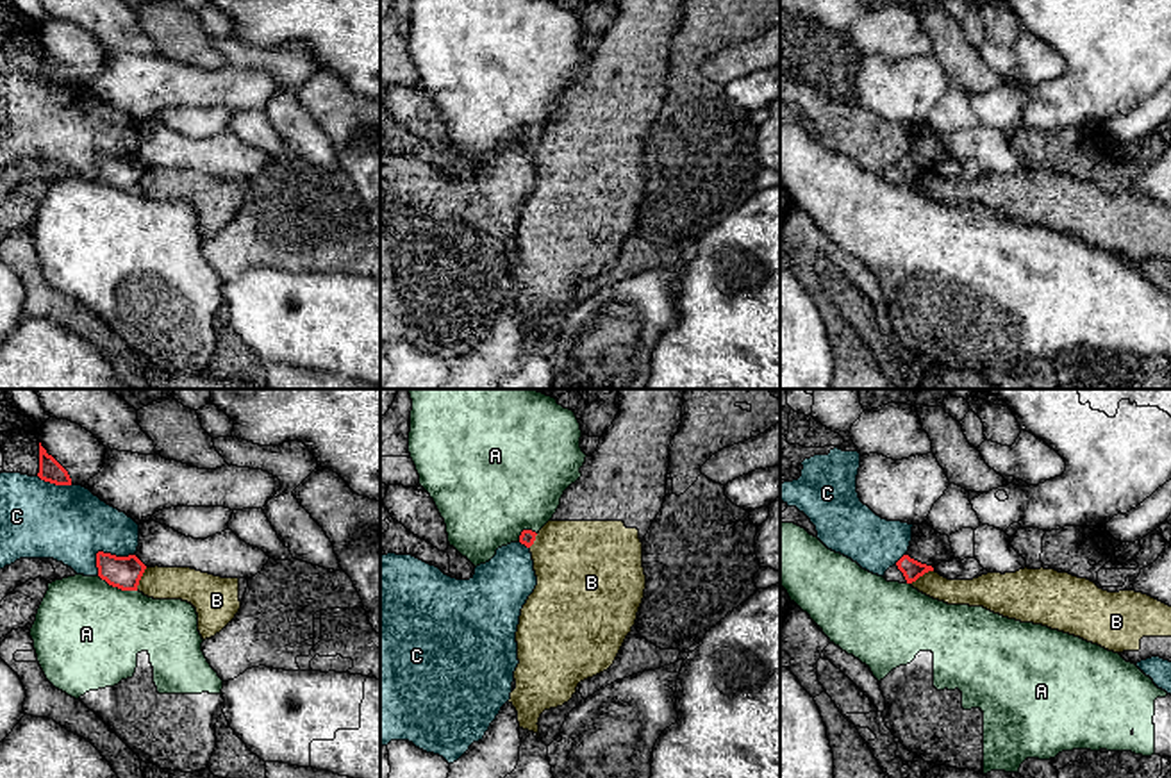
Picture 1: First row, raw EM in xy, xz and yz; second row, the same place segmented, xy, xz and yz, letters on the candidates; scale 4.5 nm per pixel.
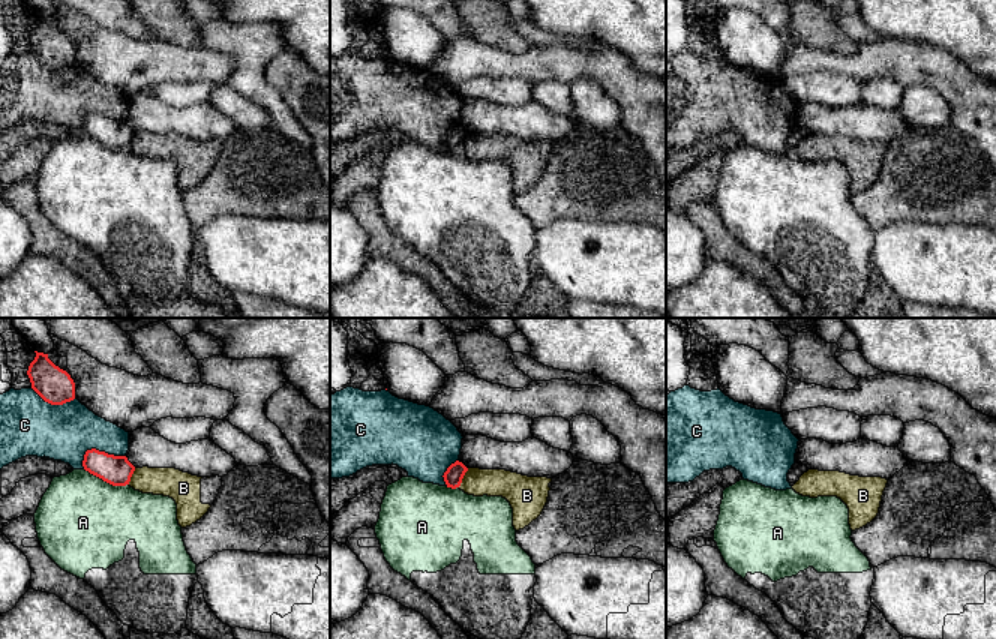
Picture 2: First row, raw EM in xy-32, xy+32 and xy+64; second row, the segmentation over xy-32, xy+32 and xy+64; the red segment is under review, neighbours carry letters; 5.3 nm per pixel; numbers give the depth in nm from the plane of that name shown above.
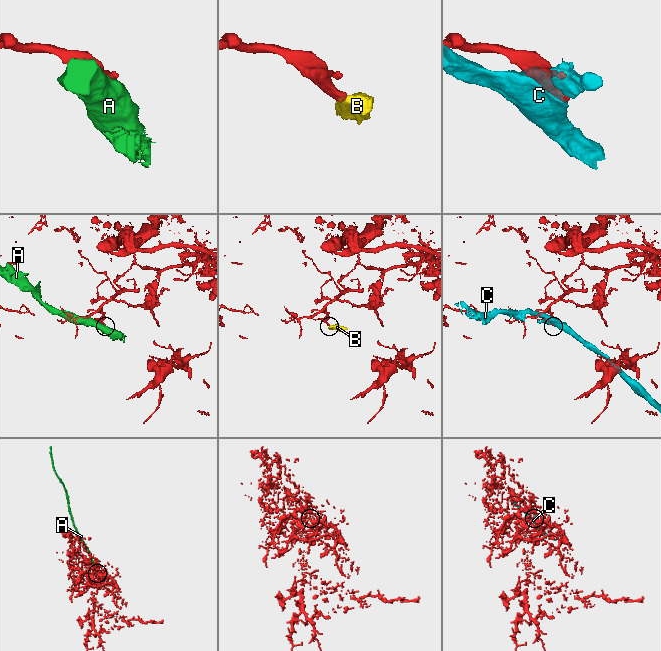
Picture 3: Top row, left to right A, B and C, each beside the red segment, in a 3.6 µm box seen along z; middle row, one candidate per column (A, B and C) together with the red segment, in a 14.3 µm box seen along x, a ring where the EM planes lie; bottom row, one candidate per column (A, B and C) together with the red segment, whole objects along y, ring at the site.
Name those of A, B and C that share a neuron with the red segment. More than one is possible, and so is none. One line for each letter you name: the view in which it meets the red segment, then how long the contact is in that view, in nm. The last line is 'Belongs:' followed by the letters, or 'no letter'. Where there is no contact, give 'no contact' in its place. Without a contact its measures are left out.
Belongs: no letter

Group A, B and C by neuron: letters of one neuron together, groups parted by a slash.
A / B / C

